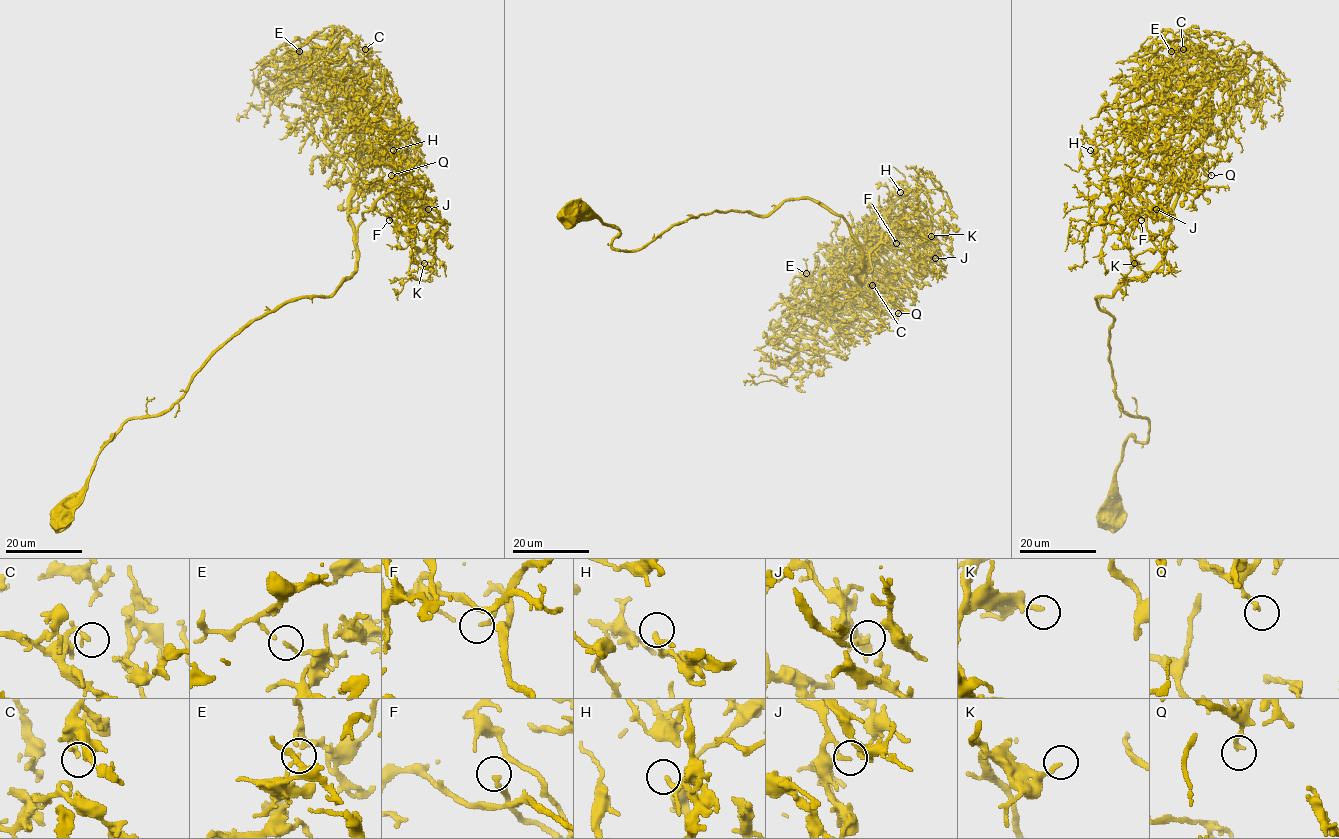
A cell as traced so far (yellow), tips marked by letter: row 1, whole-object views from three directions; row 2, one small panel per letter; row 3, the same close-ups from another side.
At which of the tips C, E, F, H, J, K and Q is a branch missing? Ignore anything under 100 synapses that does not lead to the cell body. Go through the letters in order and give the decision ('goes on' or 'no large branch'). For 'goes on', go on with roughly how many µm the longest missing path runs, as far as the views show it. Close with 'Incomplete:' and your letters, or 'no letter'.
C: no large branch
E: no large branch
F: goes on; about 20 µm are missing
H: no large branch
J: no large branch
K: no large branch
Q: no large branch
Incomplete: F

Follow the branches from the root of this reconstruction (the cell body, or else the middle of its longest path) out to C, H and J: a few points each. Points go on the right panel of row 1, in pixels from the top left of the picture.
C: (1114, 516), (1149, 421), (1096, 299), (1164, 254), (1181, 182), (1152, 44), (1183, 49)
H: (1114, 516), (1122, 445), (1145, 442), (1149, 421), (1117, 398), (1096, 299), (1156, 266), (1170, 221), (1090, 150)
J: (1114, 516), (1122, 445), (1149, 421), (1117, 398), (1096, 299), (1162, 259), (1156, 209)

